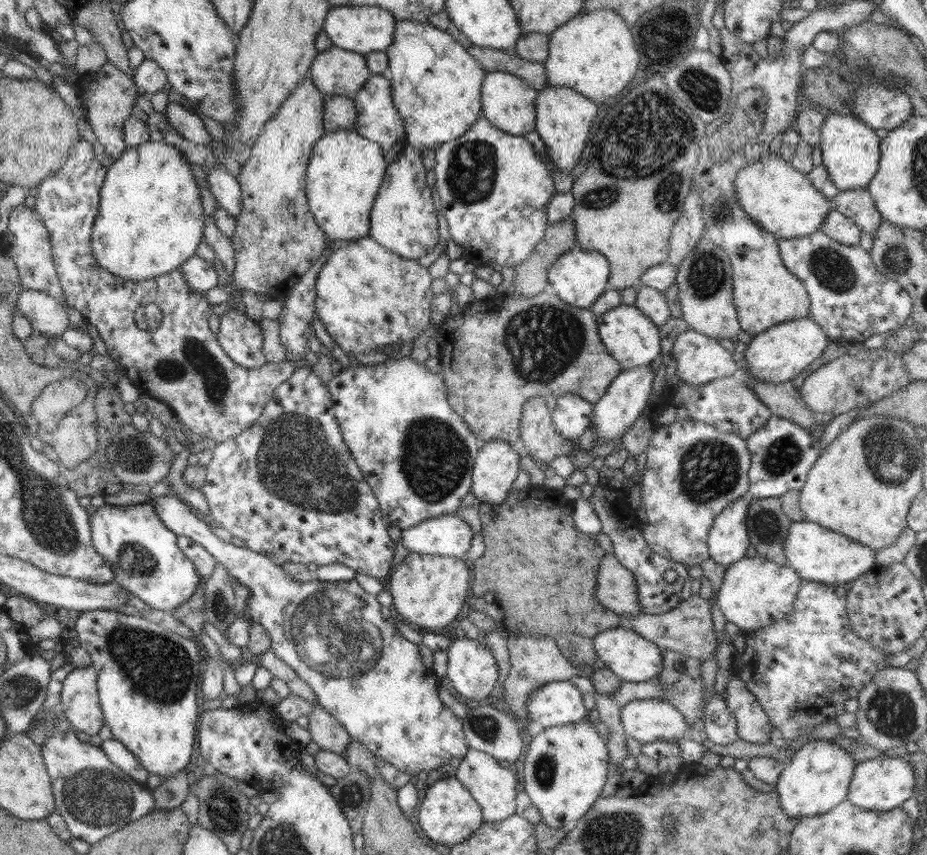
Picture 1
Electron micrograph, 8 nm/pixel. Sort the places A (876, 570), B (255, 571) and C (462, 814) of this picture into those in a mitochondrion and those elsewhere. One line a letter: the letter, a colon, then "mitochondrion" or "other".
A: other
B: other
C: other

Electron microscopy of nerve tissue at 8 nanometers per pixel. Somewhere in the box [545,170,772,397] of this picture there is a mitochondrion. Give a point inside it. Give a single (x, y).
(705, 276)

